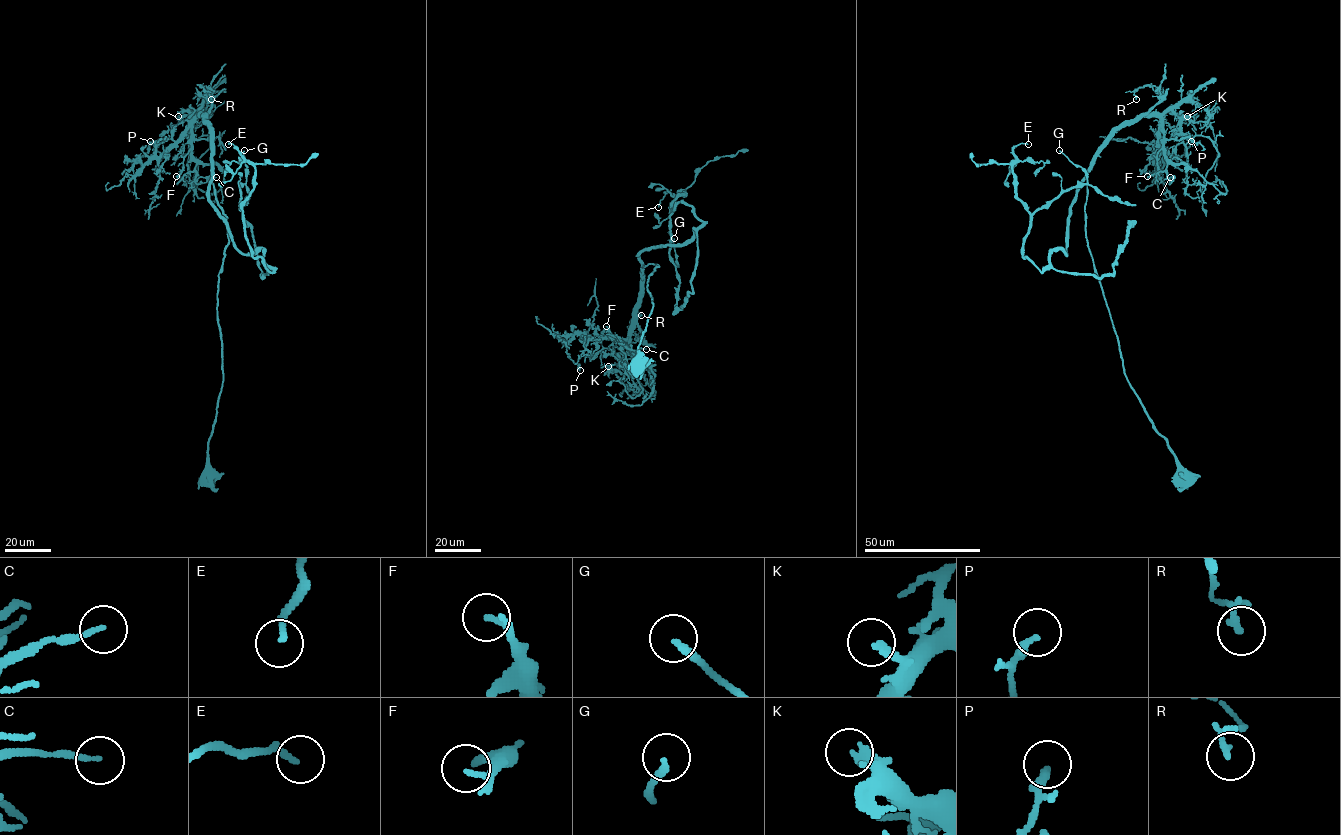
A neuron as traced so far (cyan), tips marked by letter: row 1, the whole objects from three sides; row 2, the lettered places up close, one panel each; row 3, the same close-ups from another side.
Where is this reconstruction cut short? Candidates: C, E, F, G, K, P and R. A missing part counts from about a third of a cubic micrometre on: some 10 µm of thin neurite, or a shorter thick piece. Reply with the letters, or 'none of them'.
G

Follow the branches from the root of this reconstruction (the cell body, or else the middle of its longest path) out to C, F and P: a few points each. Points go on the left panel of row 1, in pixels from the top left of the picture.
C: (207, 478), (229, 237), (212, 182), (212, 130), (198, 116), (195, 182), (216, 177)
F: (207, 478), (222, 382), (218, 281), (229, 237), (212, 182), (212, 130), (201, 116), (176, 176)
P: (207, 478), (229, 242), (212, 130), (197, 116), (143, 164), (150, 141)

